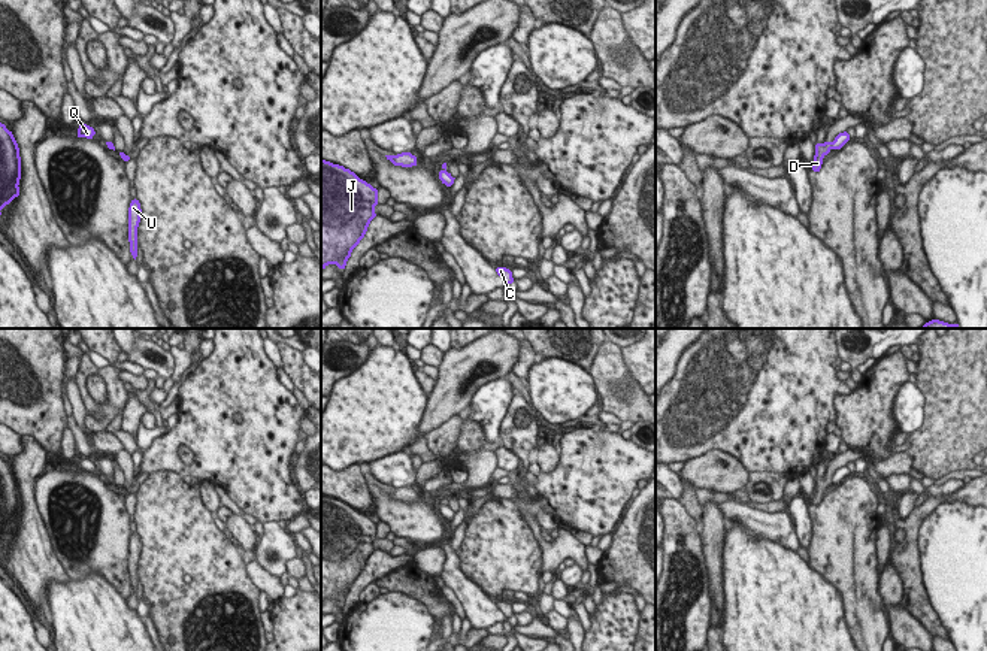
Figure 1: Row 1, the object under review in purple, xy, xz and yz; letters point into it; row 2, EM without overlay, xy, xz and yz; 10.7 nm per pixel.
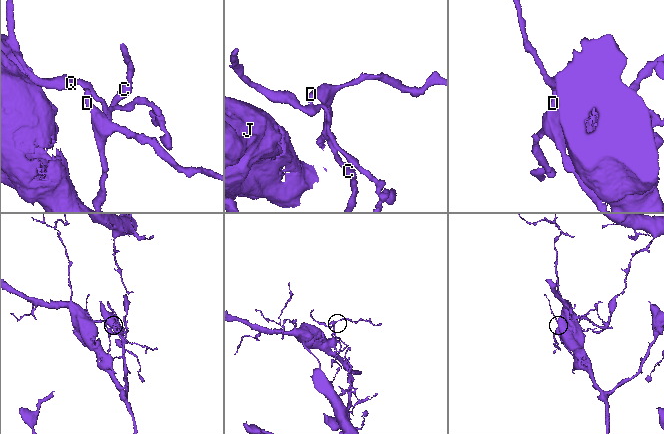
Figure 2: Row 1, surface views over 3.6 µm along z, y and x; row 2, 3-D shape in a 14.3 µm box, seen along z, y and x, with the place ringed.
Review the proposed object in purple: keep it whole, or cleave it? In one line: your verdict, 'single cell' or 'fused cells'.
fused cells

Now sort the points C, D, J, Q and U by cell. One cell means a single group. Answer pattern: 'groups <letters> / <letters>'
groups C D J U / Q

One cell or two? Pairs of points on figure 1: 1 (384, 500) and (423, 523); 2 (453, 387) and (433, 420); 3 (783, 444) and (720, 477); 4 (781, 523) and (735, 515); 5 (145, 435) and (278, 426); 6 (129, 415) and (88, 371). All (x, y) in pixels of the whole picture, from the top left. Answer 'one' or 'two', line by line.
1: one
2: one
3: two
4: one
5: two
6: two

